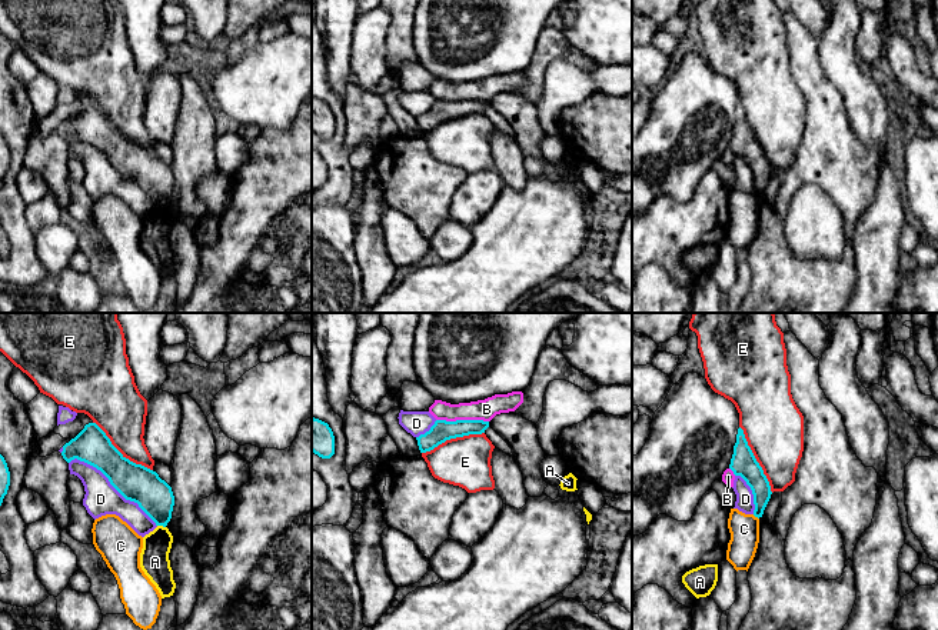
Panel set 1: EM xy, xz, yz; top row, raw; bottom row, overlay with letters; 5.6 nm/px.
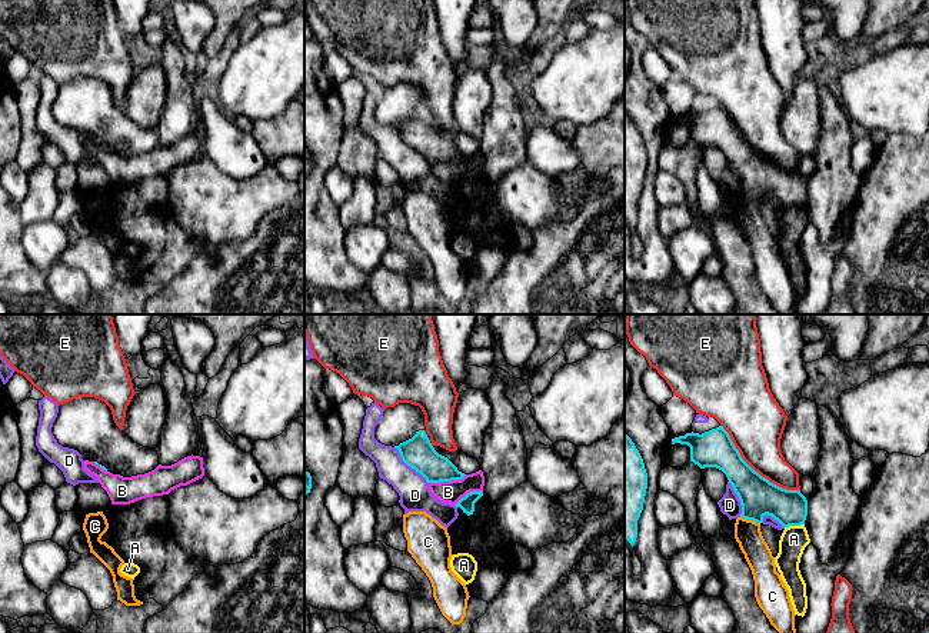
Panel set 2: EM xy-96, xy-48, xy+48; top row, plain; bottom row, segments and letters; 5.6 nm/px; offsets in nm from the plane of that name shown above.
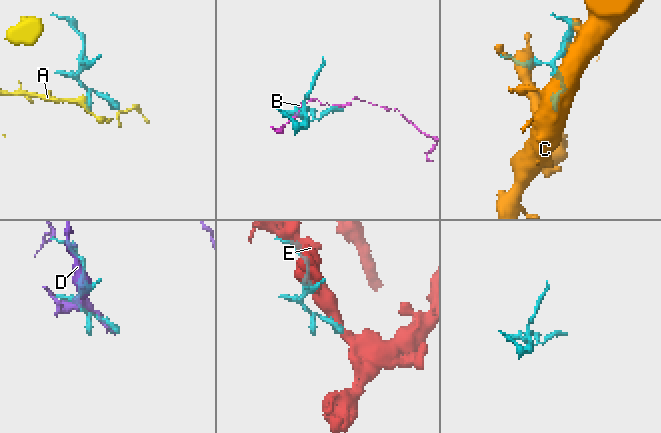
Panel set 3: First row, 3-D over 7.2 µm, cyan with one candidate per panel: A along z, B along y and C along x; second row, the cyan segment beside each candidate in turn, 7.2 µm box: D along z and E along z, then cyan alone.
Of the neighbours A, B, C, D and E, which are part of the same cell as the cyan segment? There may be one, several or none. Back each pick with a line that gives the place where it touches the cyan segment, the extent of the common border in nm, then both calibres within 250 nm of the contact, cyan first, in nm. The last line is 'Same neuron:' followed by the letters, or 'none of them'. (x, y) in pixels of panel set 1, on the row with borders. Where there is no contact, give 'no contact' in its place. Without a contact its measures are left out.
Same neuron: none of them

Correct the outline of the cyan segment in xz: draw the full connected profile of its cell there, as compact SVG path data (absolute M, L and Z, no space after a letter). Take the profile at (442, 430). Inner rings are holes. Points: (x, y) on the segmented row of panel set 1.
M436 420L430 430L416 437L416 440L420 453L426 453L450 439L482 434L488 427L489 421L483 420Z

